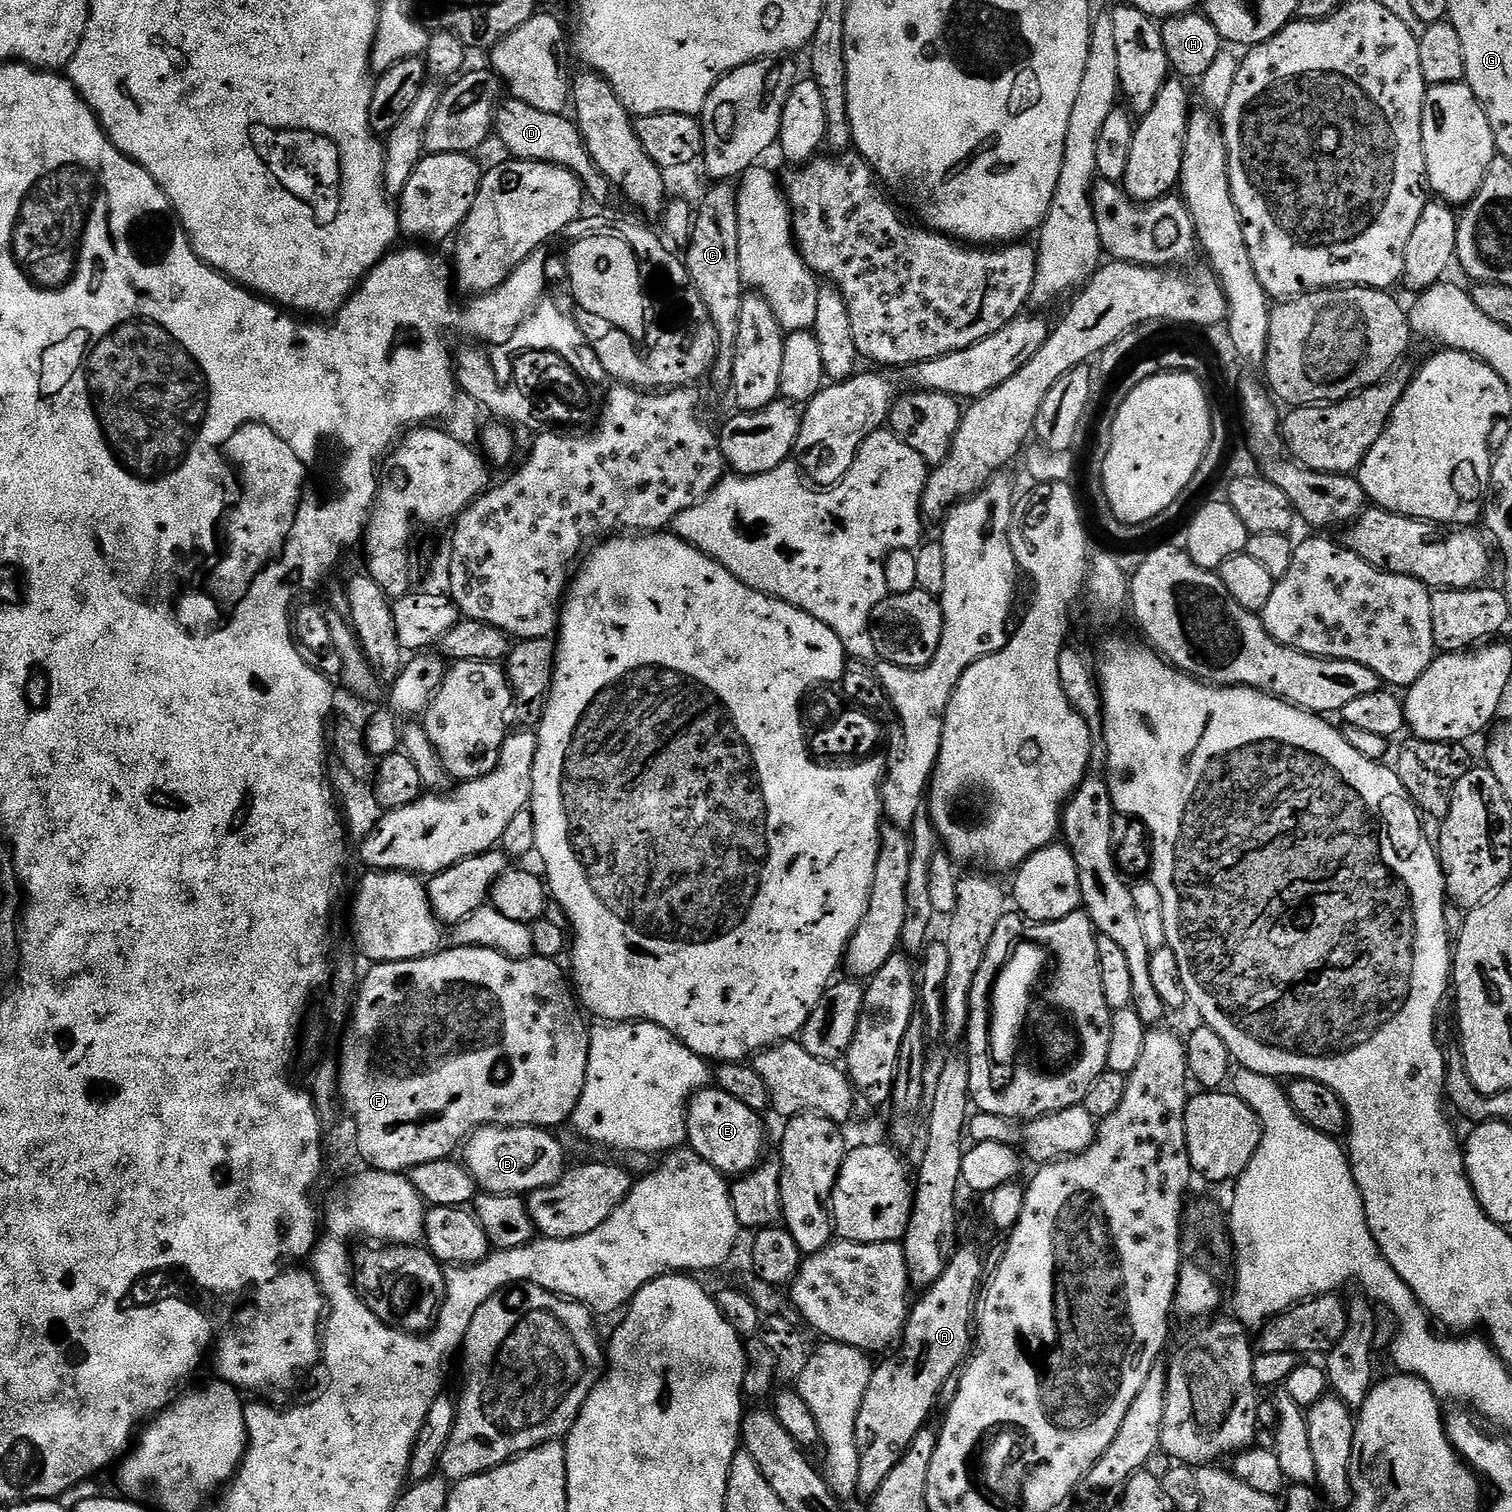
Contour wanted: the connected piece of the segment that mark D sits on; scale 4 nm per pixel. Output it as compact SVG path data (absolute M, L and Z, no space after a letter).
M508 98L496 109L494 132L497 137L500 135L501 142L508 147L509 157L562 166L580 179L591 203L593 200L596 204L604 204L614 196L613 186L594 162L590 150L586 150L586 142L575 119L568 117L567 120L566 117L559 112L534 110L534 106L526 106L526 102Z

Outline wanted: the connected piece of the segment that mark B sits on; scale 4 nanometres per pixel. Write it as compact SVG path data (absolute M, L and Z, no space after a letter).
M489 1124L477 1128L463 1145L462 1163L485 1192L518 1196L550 1187L564 1175L568 1162L561 1144L543 1128L506 1128Z

